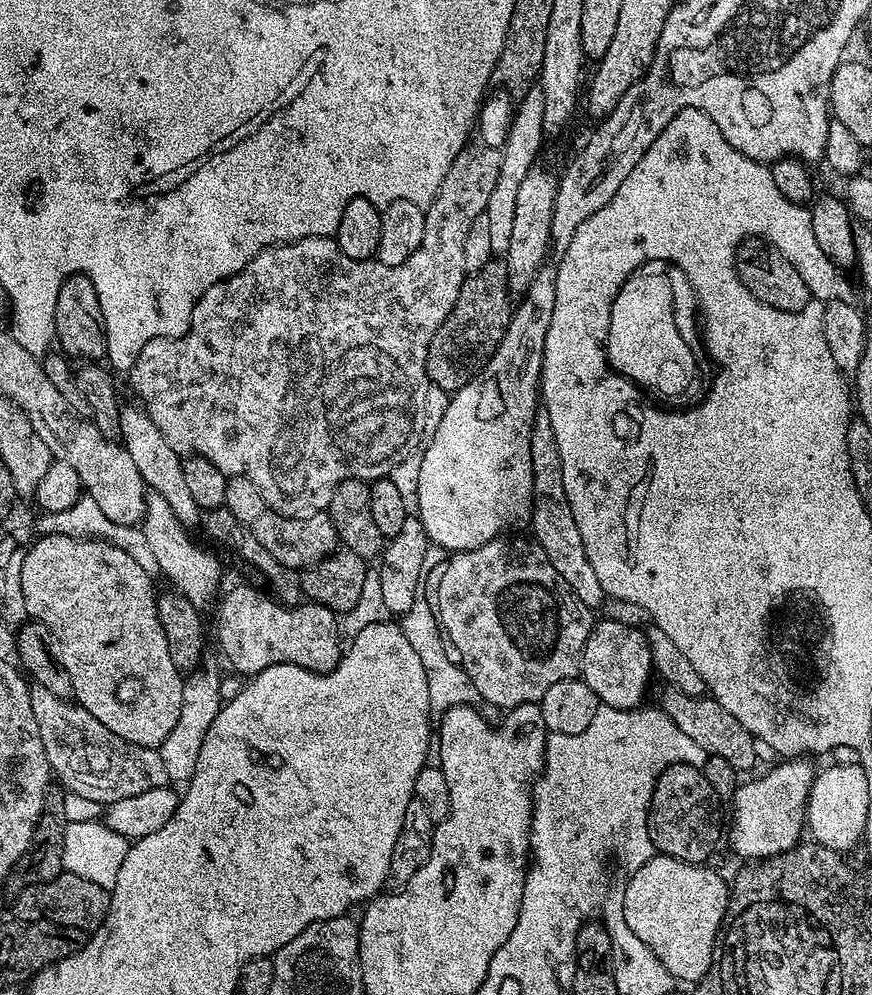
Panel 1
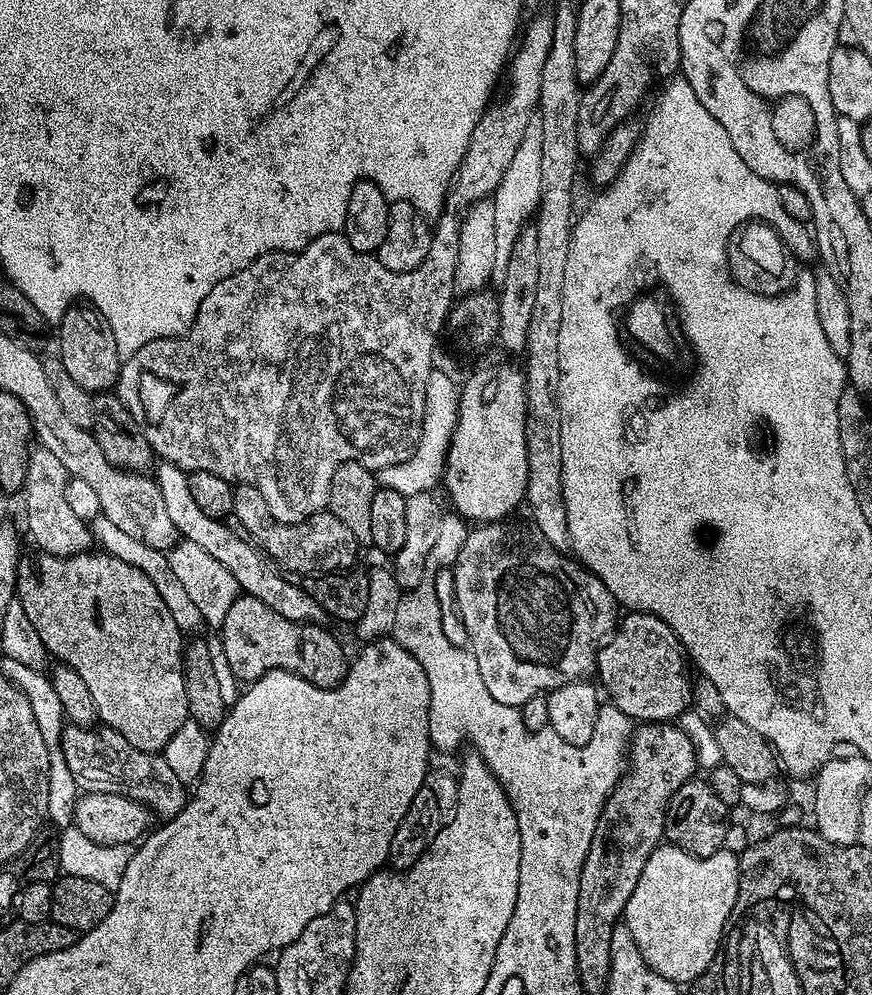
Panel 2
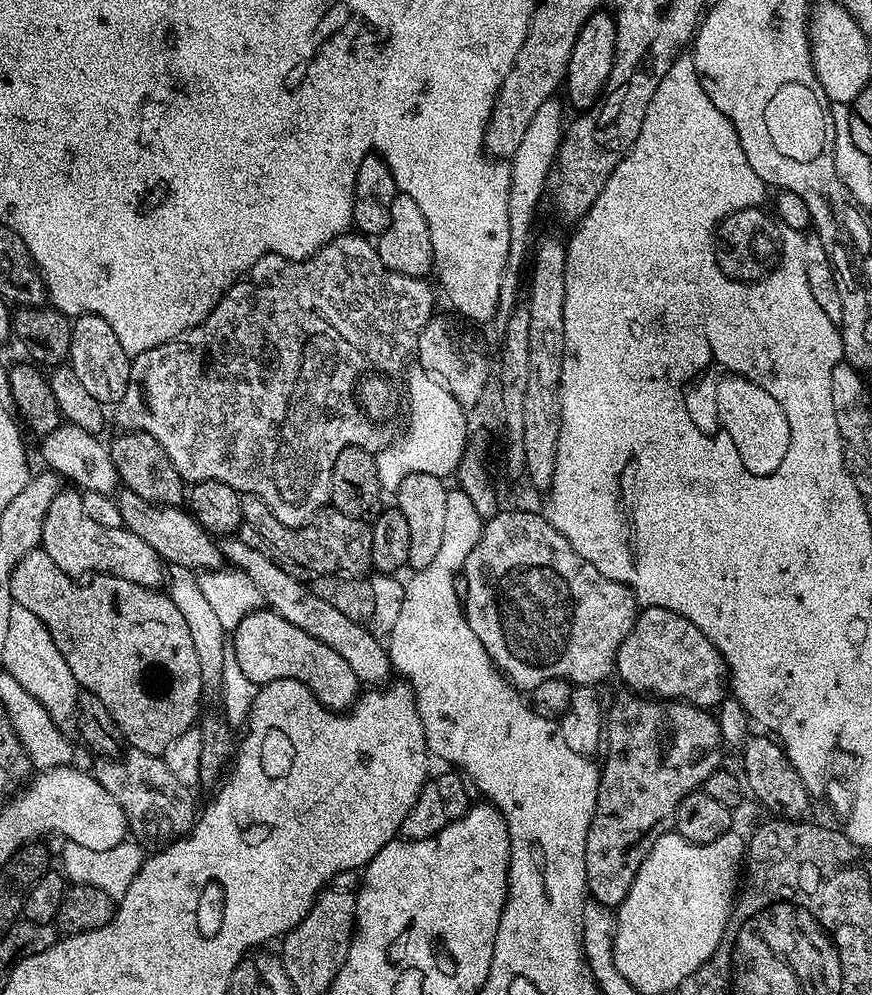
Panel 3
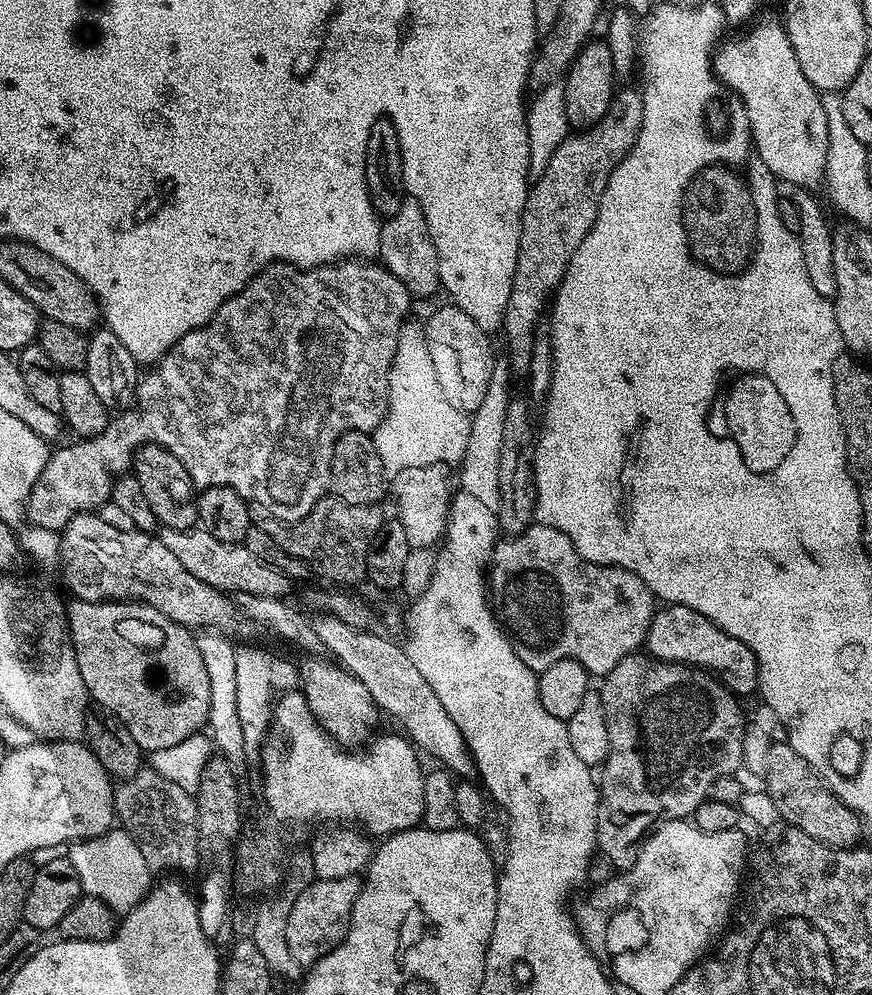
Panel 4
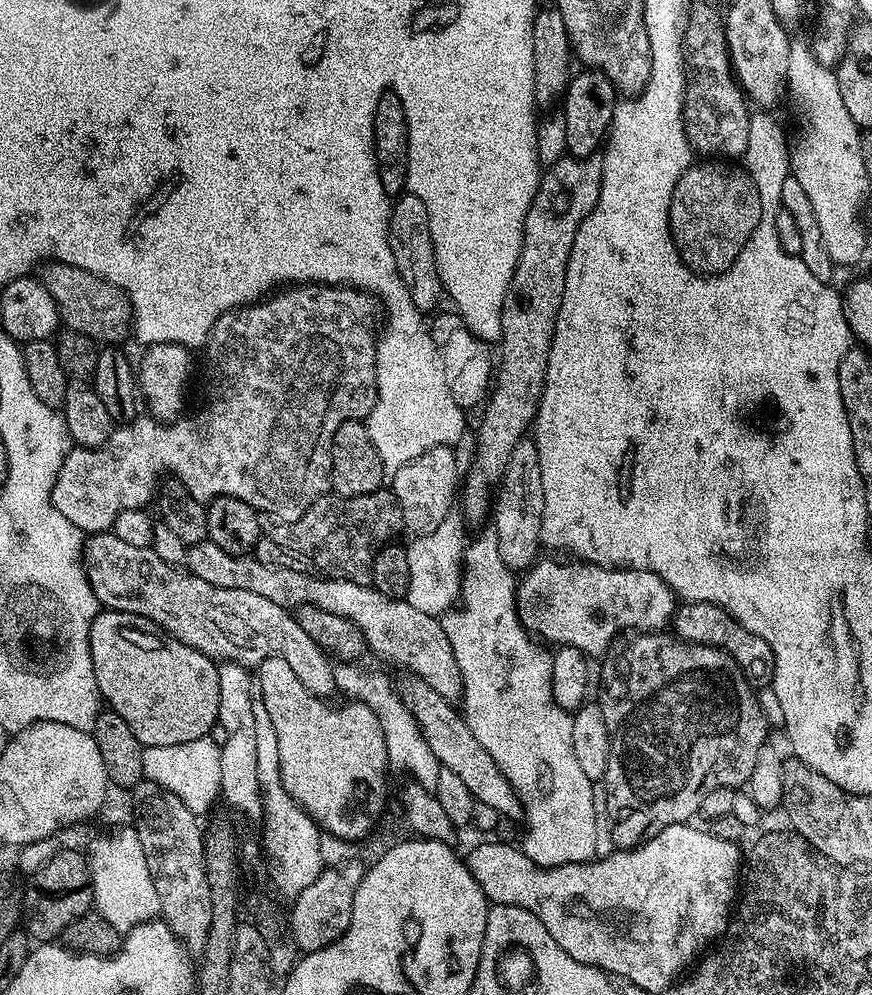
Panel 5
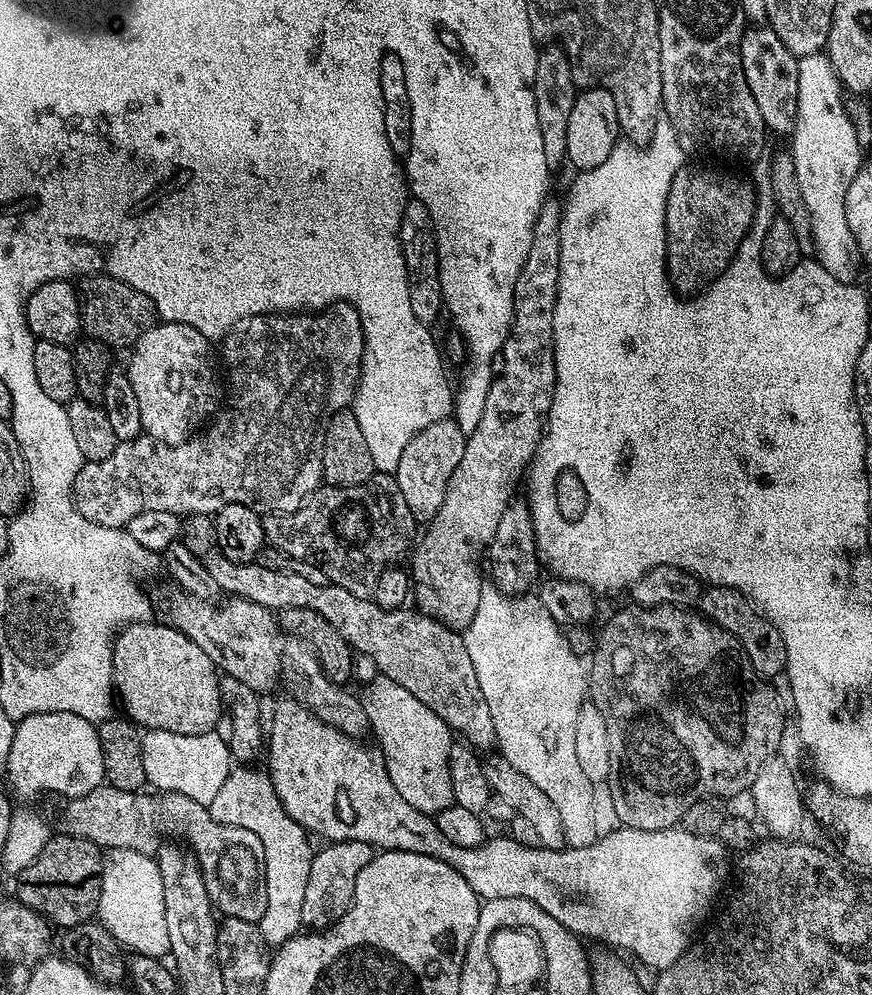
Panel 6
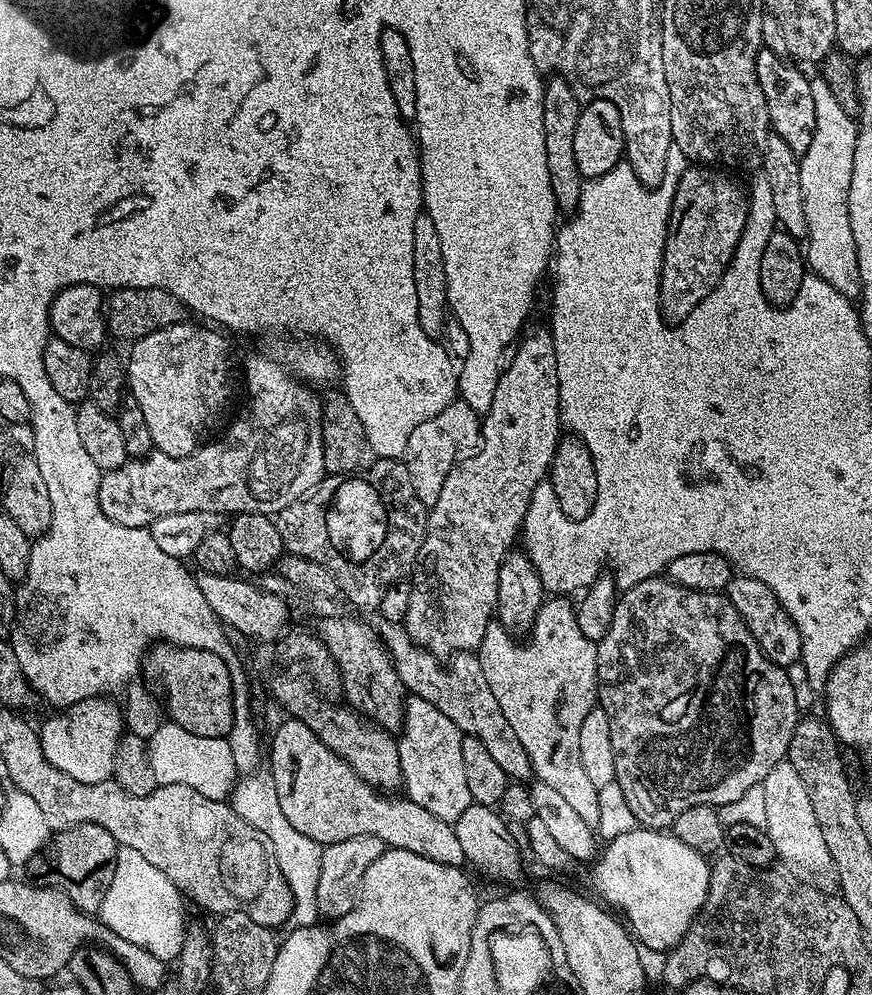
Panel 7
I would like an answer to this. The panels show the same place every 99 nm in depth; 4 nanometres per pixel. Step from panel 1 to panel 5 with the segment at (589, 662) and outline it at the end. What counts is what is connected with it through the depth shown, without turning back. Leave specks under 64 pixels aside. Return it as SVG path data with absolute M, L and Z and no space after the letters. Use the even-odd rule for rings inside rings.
M710 602L681 603L671 618L670 628L679 639L688 640L691 644L709 644L726 650L739 662L745 678L753 686L773 683L776 675L776 658L770 646L762 638L748 632L722 606Z

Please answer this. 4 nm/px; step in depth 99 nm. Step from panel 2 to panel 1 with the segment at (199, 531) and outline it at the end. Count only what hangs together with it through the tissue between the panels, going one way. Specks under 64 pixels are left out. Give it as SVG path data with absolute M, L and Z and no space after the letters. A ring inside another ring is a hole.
M124 406L120 409L120 436L125 450L130 454L130 458L134 458L134 466L138 466L145 485L151 491L162 494L162 498L166 498L170 510L174 510L174 518L178 518L178 522L186 526L199 525L202 512L198 502L194 502L194 497L190 495L190 489L182 474L184 460L179 452L173 450L170 442L162 438L162 430L154 426L154 422L148 417L143 407L135 407Z

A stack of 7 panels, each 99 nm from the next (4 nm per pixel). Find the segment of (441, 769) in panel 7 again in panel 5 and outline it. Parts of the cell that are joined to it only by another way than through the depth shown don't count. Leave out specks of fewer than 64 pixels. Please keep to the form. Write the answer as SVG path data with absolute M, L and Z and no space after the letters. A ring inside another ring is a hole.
M335 661L332 665L334 682L337 691L343 692L347 699L362 702L370 706L378 716L381 723L383 736L386 738L386 750L389 767L393 770L410 772L410 777L415 783L423 788L435 789L440 763L437 756L430 750L429 743L421 733L417 720L413 718L411 710L405 705L403 697L396 691L392 691L392 682L384 674L374 670L366 670L362 664L355 661Z

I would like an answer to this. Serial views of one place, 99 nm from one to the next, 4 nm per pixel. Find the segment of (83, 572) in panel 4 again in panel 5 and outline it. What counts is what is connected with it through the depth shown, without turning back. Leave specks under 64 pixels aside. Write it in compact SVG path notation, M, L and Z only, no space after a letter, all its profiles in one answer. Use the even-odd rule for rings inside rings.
M111 530L89 535L84 541L83 549L84 573L105 609L138 614L154 622L186 646L217 662L240 664L243 668L252 670L266 658L281 656L286 658L286 662L290 662L290 670L298 674L298 682L302 682L302 686L306 686L316 696L328 698L337 691L332 673L333 663L320 649L318 642L314 642L314 638L310 638L310 634L306 634L306 630L298 626L295 615L289 609L278 606L278 602L269 602L267 598L253 594L250 590L226 590L210 586L210 582L202 582L202 578L183 567L158 558L151 547L129 546Z

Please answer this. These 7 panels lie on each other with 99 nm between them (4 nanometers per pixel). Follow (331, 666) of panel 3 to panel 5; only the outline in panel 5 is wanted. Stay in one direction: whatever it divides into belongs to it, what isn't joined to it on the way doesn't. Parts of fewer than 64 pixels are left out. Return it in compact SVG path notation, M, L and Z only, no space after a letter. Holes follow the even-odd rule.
M271 656L258 666L258 699L266 706L274 734L278 734L278 770L282 786L310 814L325 833L340 840L360 840L372 832L388 804L388 774L386 738L381 723L370 706L345 699L344 704L328 704L325 697L316 696L290 670L290 662L281 656Z

